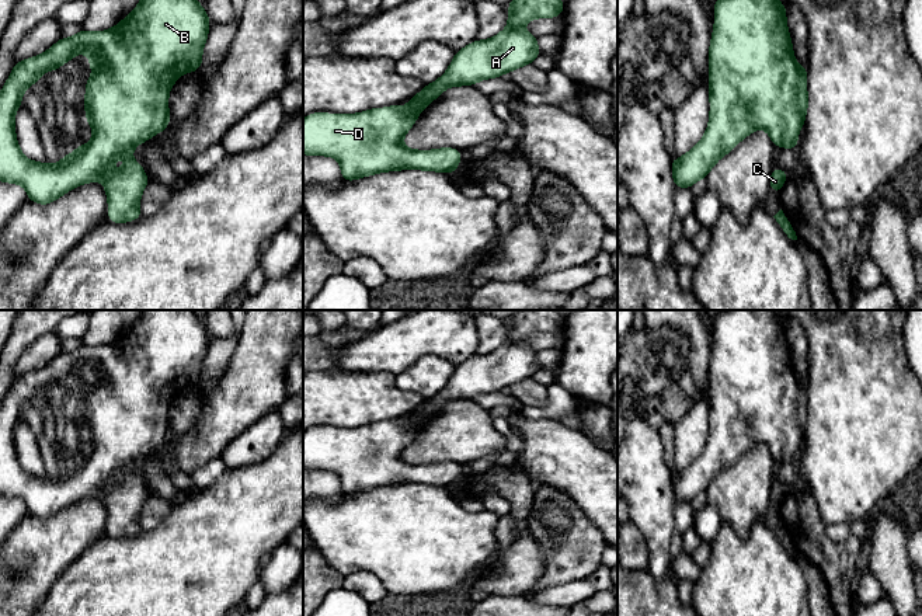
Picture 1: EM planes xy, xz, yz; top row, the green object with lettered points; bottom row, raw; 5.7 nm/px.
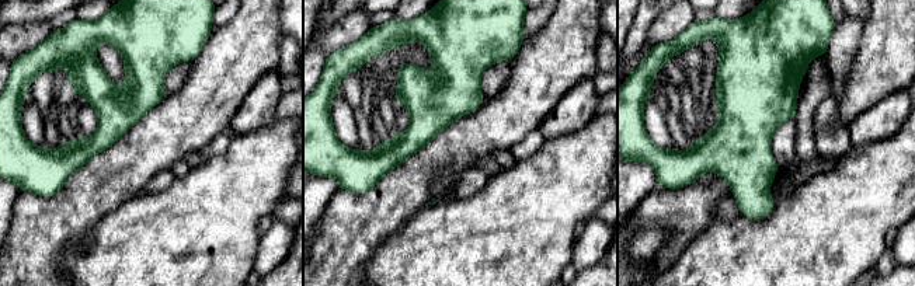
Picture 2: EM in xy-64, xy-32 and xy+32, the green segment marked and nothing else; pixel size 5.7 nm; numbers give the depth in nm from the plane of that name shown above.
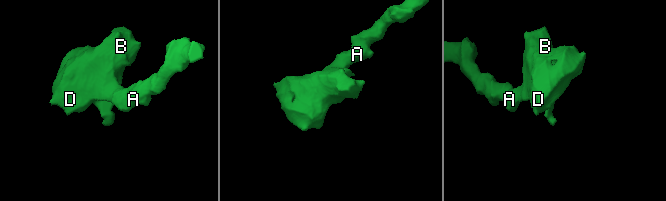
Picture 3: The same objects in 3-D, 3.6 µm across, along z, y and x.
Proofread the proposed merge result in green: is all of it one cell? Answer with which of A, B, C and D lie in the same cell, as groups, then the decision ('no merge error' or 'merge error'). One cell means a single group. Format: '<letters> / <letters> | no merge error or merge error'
A B C D | no merge error

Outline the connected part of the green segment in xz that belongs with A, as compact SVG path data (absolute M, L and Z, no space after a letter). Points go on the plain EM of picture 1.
M516 310L507 320L509 321L507 342L490 354L477 354L455 366L446 387L408 414L406 422L390 420L387 422L366 424L361 428L333 429L320 425L307 429L303 434L303 469L334 471L341 480L344 495L397 484L452 488L460 478L460 464L453 462L413 464L403 459L403 450L413 442L421 425L448 401L474 400L480 394L500 391L532 377L540 369L537 352L525 345L522 340L540 331L559 331L564 324L564 316L557 310Z

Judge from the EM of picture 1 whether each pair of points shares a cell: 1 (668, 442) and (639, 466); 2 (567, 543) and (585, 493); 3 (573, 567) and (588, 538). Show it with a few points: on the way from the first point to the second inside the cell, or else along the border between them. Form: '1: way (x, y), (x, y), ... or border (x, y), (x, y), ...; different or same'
1: border (657, 430), (663, 445), (663, 460), (671, 472); different
2: border (555, 487), (560, 489), (601, 533); different
3: way (573, 560), (573, 553), (581, 545); same

